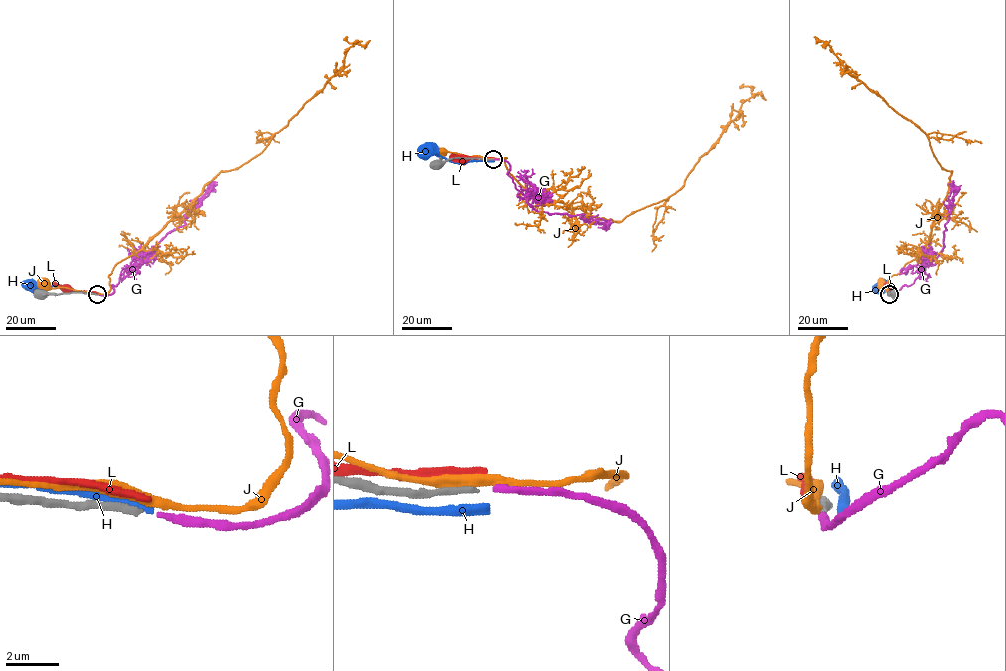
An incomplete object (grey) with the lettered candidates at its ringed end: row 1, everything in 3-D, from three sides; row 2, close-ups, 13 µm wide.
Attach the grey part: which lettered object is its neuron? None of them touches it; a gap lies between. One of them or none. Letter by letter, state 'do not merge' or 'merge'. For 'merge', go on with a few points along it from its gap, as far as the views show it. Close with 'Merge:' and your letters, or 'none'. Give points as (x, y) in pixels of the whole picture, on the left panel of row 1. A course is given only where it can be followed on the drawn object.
G: merge; it runs (98, 294), (113, 292), (112, 286), (118, 283), (137, 256), (184, 225), (193, 207), (217, 182)
H: do not merge
J: do not merge
L: do not merge
Merge: G

